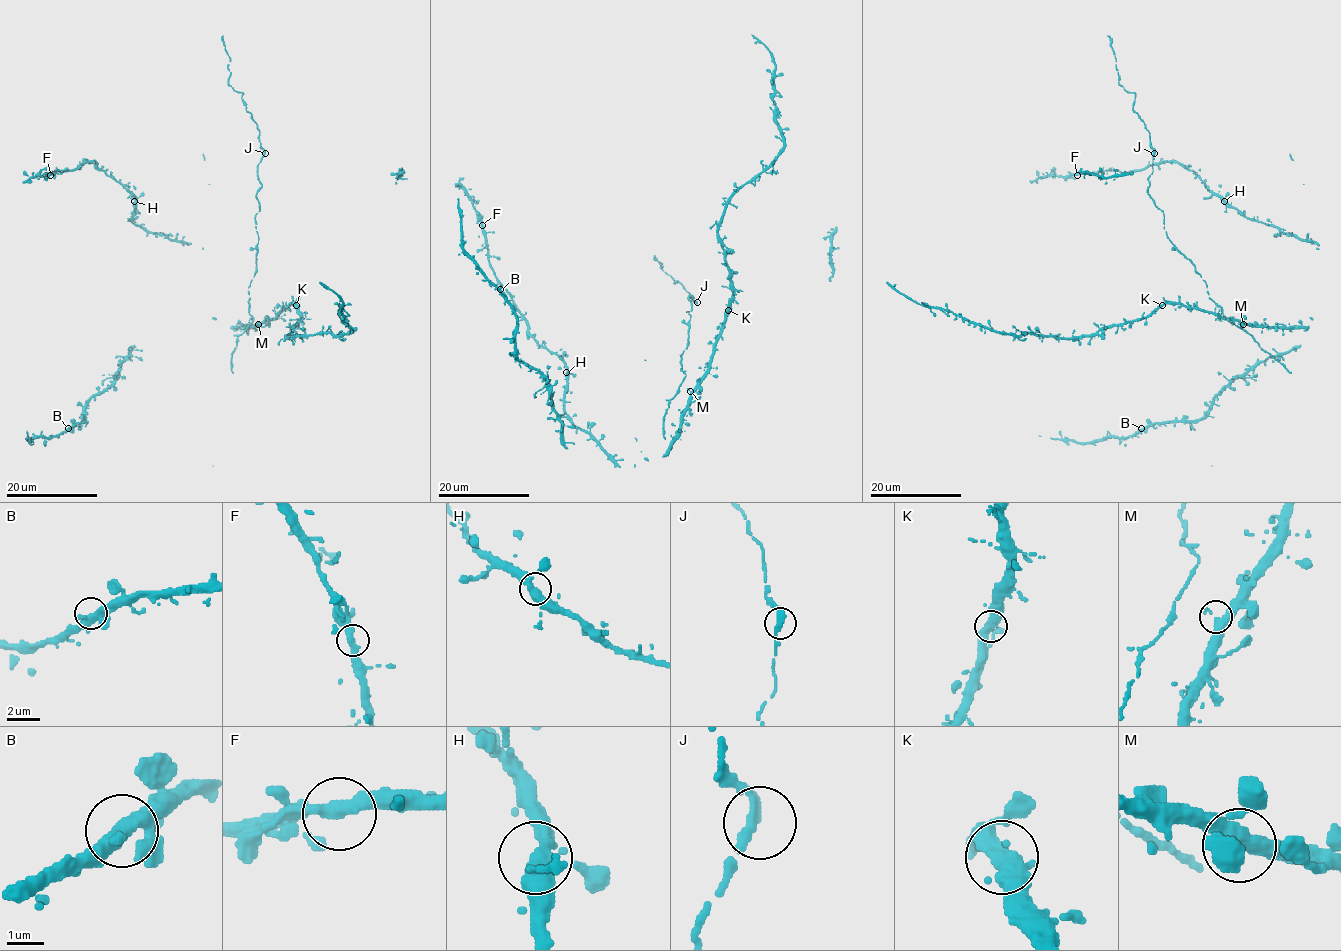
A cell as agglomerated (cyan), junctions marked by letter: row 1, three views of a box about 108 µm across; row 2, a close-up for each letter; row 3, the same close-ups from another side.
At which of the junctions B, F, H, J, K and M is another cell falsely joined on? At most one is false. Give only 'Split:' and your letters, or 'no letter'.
Split: no letter

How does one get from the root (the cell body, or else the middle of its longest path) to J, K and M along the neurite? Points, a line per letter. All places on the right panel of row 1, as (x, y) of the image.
J: (1293, 327), (1235, 325), (1209, 297), (1206, 284), (1195, 266), (1166, 236), (1163, 211), (1148, 193), (1154, 153)
K: (1293, 327), (1260, 327), (1223, 319), (1179, 303), (1162, 305)
M: (1293, 327), (1243, 324)

